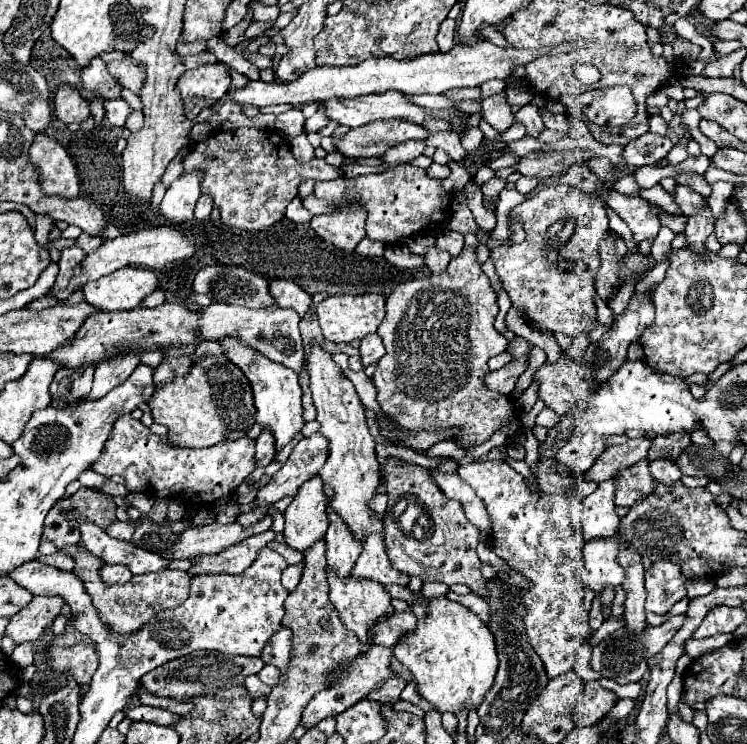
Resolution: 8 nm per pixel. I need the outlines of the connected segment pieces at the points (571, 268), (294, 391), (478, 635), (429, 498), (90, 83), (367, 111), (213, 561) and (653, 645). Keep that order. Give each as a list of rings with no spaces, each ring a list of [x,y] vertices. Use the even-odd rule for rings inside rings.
[[[548,186],[536,192],[532,198],[514,206],[508,216],[520,222],[526,230],[526,240],[514,246],[496,246],[492,248],[492,262],[496,274],[502,278],[504,290],[508,292],[512,304],[526,312],[530,320],[544,330],[564,332],[576,336],[584,330],[594,330],[598,326],[596,306],[594,306],[594,276],[598,272],[598,242],[608,230],[606,216],[606,198],[600,194],[586,194],[572,186]]]
[[[226,336],[220,340],[222,350],[226,352],[226,356],[244,372],[244,376],[248,378],[250,386],[252,386],[252,394],[254,394],[254,406],[256,406],[256,422],[262,424],[264,428],[268,428],[274,438],[276,438],[276,448],[280,450],[282,446],[286,446],[304,426],[302,420],[302,390],[298,384],[298,374],[282,364],[276,364],[272,360],[268,360],[266,356],[262,356],[260,352],[256,352],[254,348],[242,344],[238,338],[234,336]]]
[[[416,594],[412,602],[408,602],[410,610],[414,612],[418,624],[414,632],[406,632],[398,644],[394,646],[394,656],[408,666],[408,670],[414,674],[416,682],[420,684],[420,694],[434,704],[438,712],[458,712],[462,708],[478,708],[482,704],[486,692],[494,684],[494,672],[498,670],[498,658],[496,658],[496,642],[492,632],[480,622],[480,618],[464,608],[458,602],[452,602],[446,596],[436,596],[436,598],[426,598],[422,594]]]
[[[390,458],[382,468],[388,490],[384,542],[394,568],[410,576],[420,576],[424,582],[444,582],[448,586],[466,584],[472,594],[488,598],[490,592],[476,556],[480,530],[466,520],[464,508],[438,492],[426,468],[402,464],[396,458]]]
[[[94,58],[90,60],[90,64],[82,68],[82,82],[92,94],[100,94],[104,100],[120,98],[122,86],[116,80],[110,80],[110,74],[106,72],[106,64],[102,62],[102,58]]]
[[[388,90],[388,92],[382,92],[382,94],[358,96],[358,98],[332,98],[332,100],[322,102],[322,106],[324,106],[326,116],[330,120],[336,120],[338,124],[344,124],[348,128],[358,128],[358,126],[364,126],[364,124],[370,124],[370,122],[376,122],[376,120],[390,120],[390,118],[400,118],[400,120],[410,120],[414,124],[422,124],[426,118],[434,116],[434,118],[448,120],[454,128],[460,128],[462,126],[466,130],[466,122],[460,120],[458,116],[454,116],[454,114],[460,114],[456,108],[428,110],[428,108],[422,108],[422,106],[416,106],[416,104],[408,102],[406,96],[402,92],[396,92],[396,90]]]
[[[262,532],[258,536],[250,536],[220,554],[210,554],[210,556],[196,556],[192,558],[194,566],[188,570],[190,576],[198,574],[240,574],[244,572],[258,556],[258,552],[274,540],[274,532]]]
[[[684,614],[680,616],[672,616],[668,622],[664,622],[662,626],[648,626],[644,632],[636,634],[636,632],[630,632],[626,628],[620,628],[616,632],[612,632],[610,636],[606,636],[600,644],[594,646],[592,650],[592,658],[590,658],[590,666],[592,670],[596,670],[600,676],[604,678],[610,678],[618,684],[630,684],[630,682],[640,682],[646,672],[648,672],[648,660],[660,652],[668,642],[670,638],[678,632],[678,628],[682,626],[682,620],[684,620]]]

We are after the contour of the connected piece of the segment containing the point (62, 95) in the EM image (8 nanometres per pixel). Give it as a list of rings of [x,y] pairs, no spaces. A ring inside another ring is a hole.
[[[60,84],[52,96],[52,104],[54,104],[54,116],[58,120],[62,120],[64,124],[72,124],[72,122],[82,122],[90,116],[88,110],[88,102],[82,98],[82,94],[72,88],[70,84]]]

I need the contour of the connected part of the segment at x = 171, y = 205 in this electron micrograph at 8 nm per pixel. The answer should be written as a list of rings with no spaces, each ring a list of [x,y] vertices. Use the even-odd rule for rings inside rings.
[[[192,170],[178,176],[166,190],[166,196],[160,204],[162,214],[172,222],[184,222],[194,218],[194,206],[200,196],[202,170]]]

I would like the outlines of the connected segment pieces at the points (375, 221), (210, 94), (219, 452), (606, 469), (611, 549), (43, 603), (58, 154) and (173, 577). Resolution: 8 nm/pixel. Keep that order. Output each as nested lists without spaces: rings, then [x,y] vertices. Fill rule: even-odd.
[[[400,164],[398,168],[390,168],[382,174],[368,174],[358,178],[338,178],[330,182],[316,182],[314,192],[306,198],[300,198],[302,206],[310,214],[324,214],[334,210],[336,206],[356,200],[362,202],[368,210],[366,218],[366,236],[372,238],[384,238],[380,242],[384,244],[400,244],[408,236],[420,232],[422,228],[430,224],[444,222],[450,208],[450,194],[444,192],[442,182],[436,178],[430,178],[426,170],[416,168],[412,164]],[[446,202],[446,204],[444,204]]]
[[[216,62],[194,70],[186,70],[176,86],[180,90],[182,100],[190,100],[190,98],[198,100],[190,110],[184,110],[184,116],[188,120],[194,120],[204,108],[210,106],[210,102],[216,102],[226,94],[230,86],[228,66]]]
[[[124,414],[116,418],[104,450],[92,464],[92,470],[102,476],[120,474],[128,492],[142,492],[164,500],[186,494],[192,506],[212,510],[222,496],[234,494],[234,490],[252,474],[254,440],[242,436],[238,440],[222,440],[216,446],[202,450],[176,448],[170,444],[168,436],[156,436],[140,420]]]
[[[646,434],[642,440],[628,440],[626,444],[606,448],[598,456],[598,460],[594,462],[594,466],[586,472],[584,478],[592,480],[592,482],[610,480],[610,476],[618,468],[628,468],[630,464],[636,464],[638,460],[648,458],[648,450],[650,450],[654,438],[656,438],[656,434]]]
[[[614,536],[614,540],[598,540],[598,542],[586,542],[584,546],[584,558],[586,566],[578,572],[578,582],[590,588],[594,594],[602,594],[608,586],[616,588],[622,584],[622,566],[618,566],[618,544],[622,542],[620,536]]]
[[[34,596],[34,600],[22,608],[22,612],[10,618],[6,634],[14,640],[16,646],[28,640],[34,642],[42,634],[44,626],[60,614],[60,608],[62,600],[58,600],[58,596]]]
[[[38,134],[30,148],[30,160],[38,170],[42,190],[46,194],[58,194],[62,198],[76,198],[80,192],[80,180],[74,160],[52,138]]]
[[[64,546],[60,548],[60,552],[76,562],[76,576],[84,582],[86,592],[92,596],[92,602],[98,608],[98,614],[102,616],[102,620],[106,620],[106,624],[110,624],[110,628],[114,628],[114,632],[134,632],[134,628],[146,624],[146,620],[150,620],[150,616],[156,616],[160,610],[176,608],[182,600],[186,600],[186,592],[190,590],[190,576],[182,570],[150,572],[142,576],[132,576],[132,580],[124,586],[108,586],[102,584],[102,578],[98,574],[102,566],[94,554],[86,552],[80,546]]]

